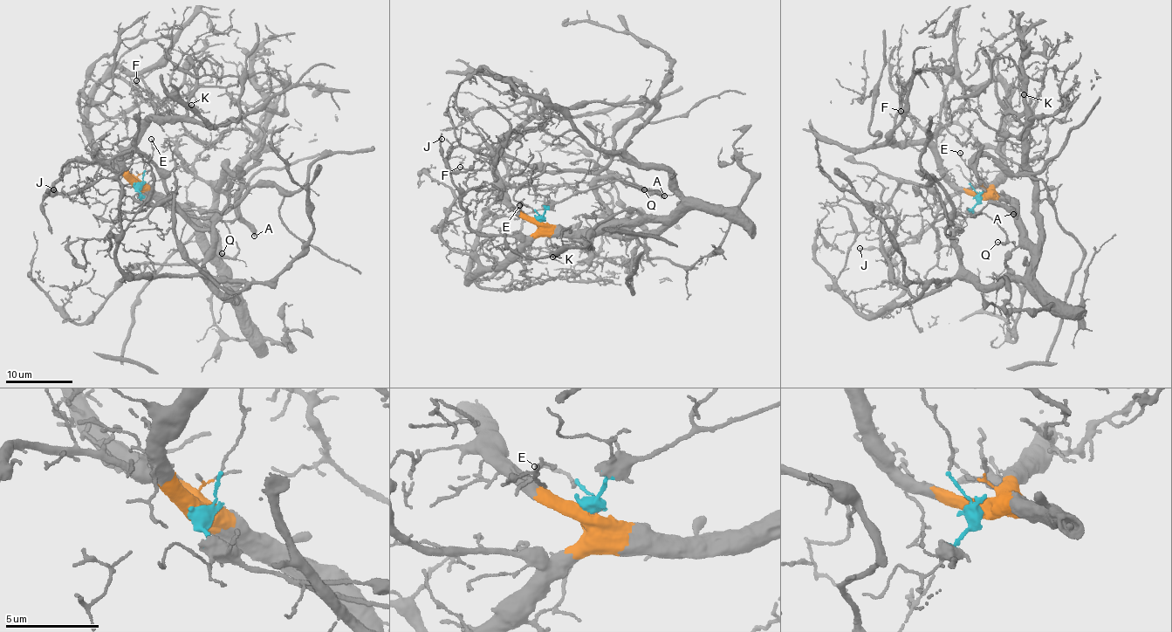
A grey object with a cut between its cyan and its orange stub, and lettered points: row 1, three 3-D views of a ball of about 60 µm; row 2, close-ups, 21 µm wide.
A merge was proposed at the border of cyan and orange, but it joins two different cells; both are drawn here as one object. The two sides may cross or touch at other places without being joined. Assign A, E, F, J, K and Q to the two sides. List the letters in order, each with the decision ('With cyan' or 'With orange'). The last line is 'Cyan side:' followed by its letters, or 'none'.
A: With cyan
E: With cyan
F: With orange
J: With orange
K: With orange
Q: With cyan
Cyan side: A, E, Q

